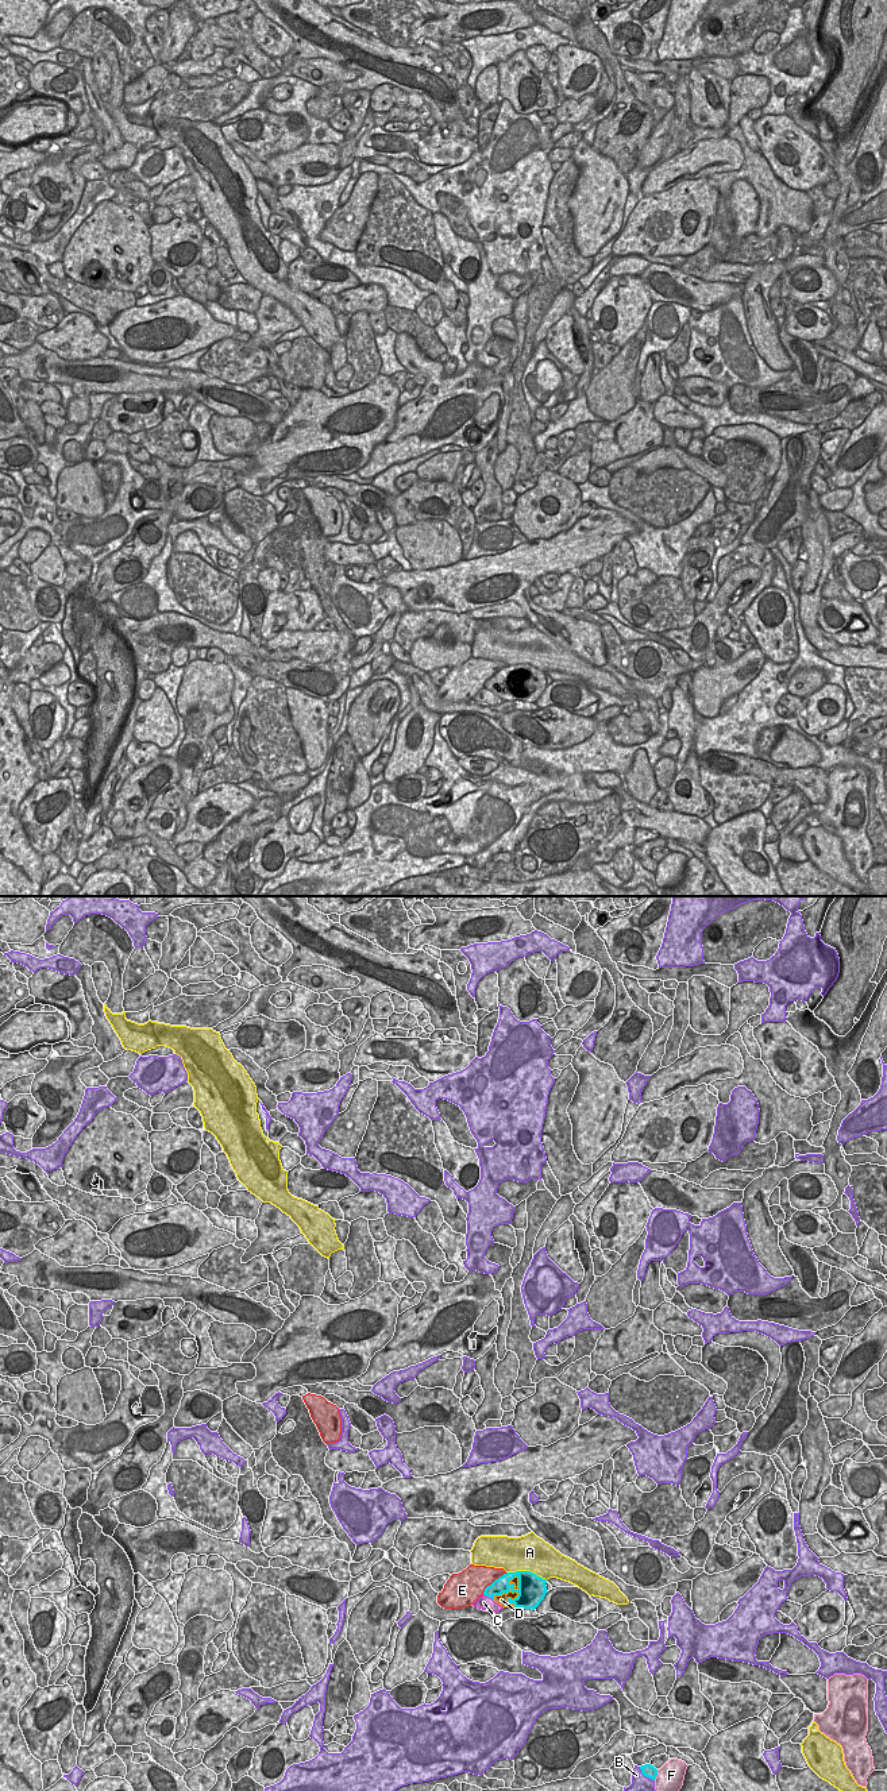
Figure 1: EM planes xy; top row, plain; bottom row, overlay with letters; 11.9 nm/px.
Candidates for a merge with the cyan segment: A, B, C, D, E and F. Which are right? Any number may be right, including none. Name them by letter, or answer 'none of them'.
D

